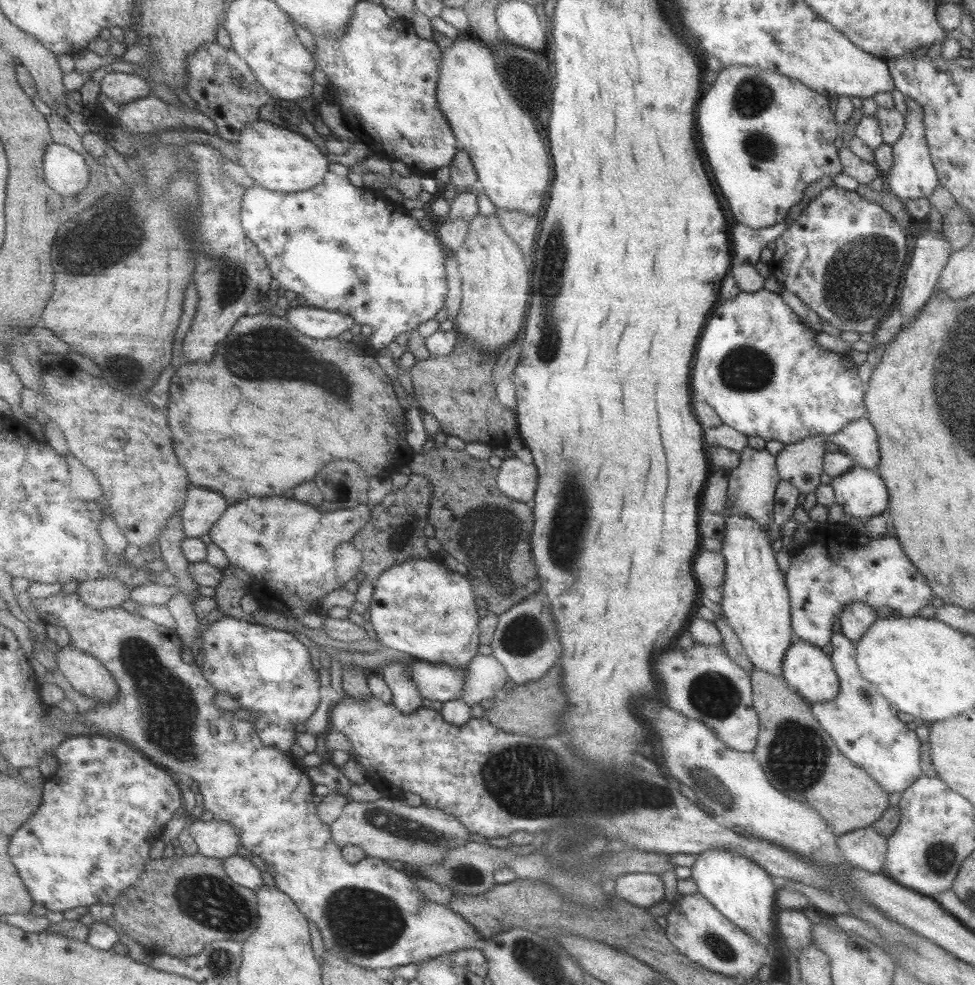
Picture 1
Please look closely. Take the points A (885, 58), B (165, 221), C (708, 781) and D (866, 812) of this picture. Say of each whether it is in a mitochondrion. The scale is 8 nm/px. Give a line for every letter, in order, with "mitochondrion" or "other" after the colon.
A: other
B: other
C: mitochondrion
D: other

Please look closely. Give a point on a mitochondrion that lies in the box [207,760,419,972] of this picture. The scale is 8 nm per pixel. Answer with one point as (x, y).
(368, 923)

